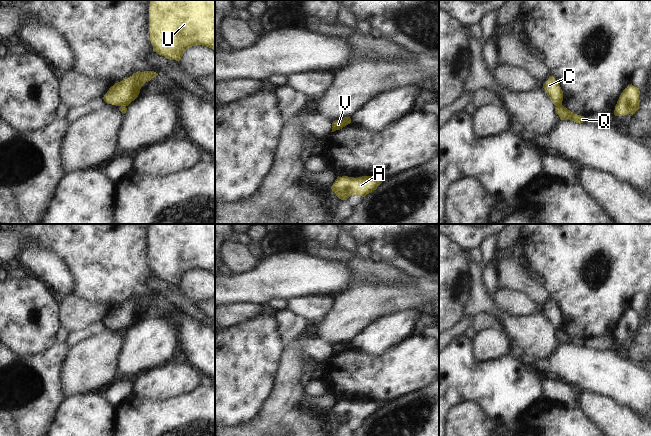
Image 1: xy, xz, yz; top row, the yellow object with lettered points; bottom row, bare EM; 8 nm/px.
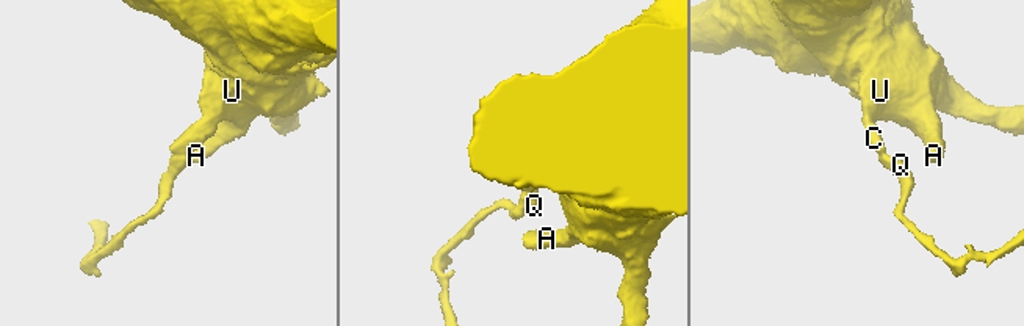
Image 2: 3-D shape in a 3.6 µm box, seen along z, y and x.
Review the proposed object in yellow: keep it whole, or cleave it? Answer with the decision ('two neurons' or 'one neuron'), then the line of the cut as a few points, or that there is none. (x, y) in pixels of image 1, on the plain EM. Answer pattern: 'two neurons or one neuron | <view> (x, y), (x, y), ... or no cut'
two neurons | yz (561, 327), (556, 330)

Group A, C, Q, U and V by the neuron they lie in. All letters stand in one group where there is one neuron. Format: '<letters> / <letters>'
A C U / Q V

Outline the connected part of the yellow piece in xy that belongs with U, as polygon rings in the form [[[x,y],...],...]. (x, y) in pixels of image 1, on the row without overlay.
[[[150,224],[149,255],[153,275],[170,284],[180,285],[184,276],[192,270],[202,269],[215,274],[215,224]]]

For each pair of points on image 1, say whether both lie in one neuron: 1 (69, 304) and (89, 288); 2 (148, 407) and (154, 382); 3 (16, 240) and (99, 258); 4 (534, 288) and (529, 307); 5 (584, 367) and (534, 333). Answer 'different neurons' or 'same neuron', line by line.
1: different neurons
2: different neurons
3: same neuron
4: different neurons
5: different neurons

